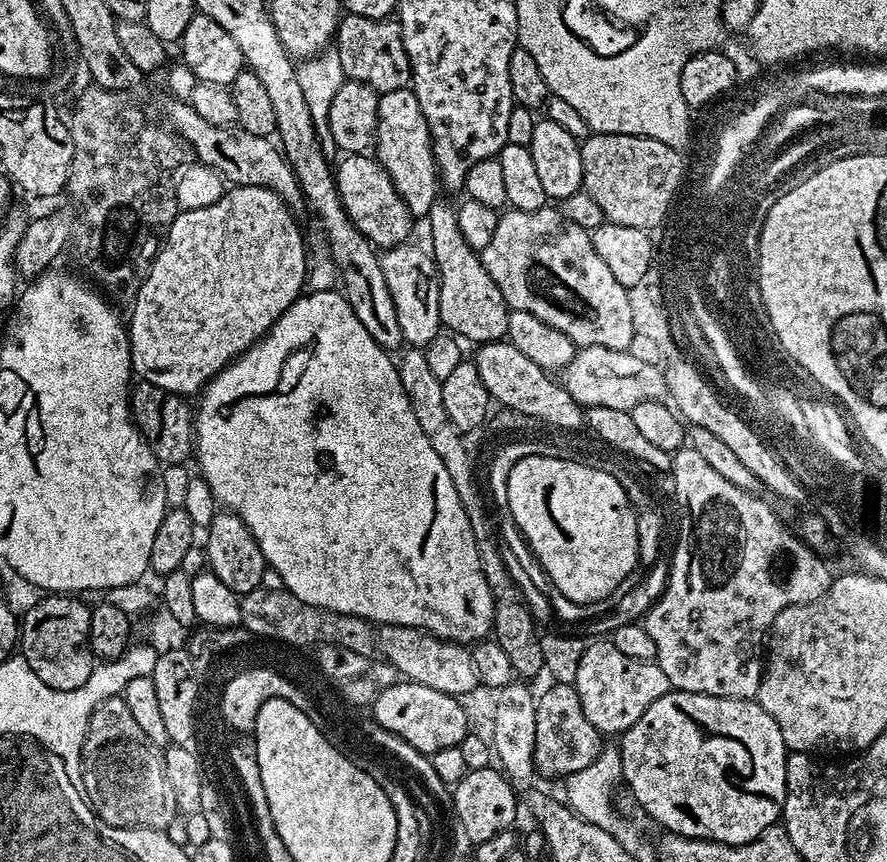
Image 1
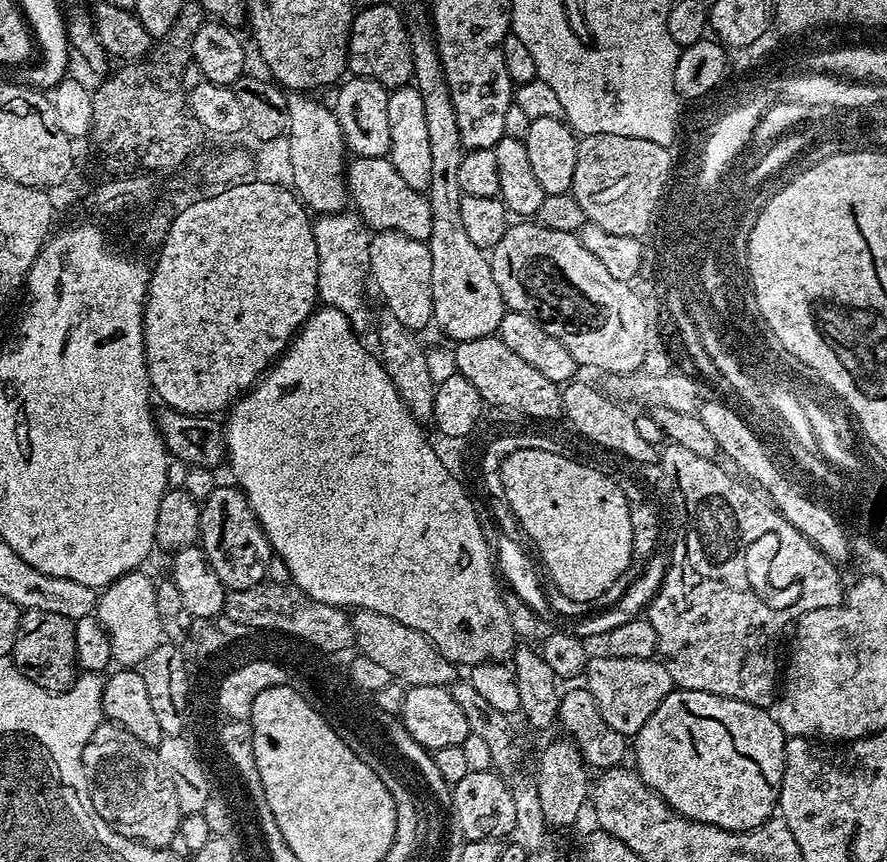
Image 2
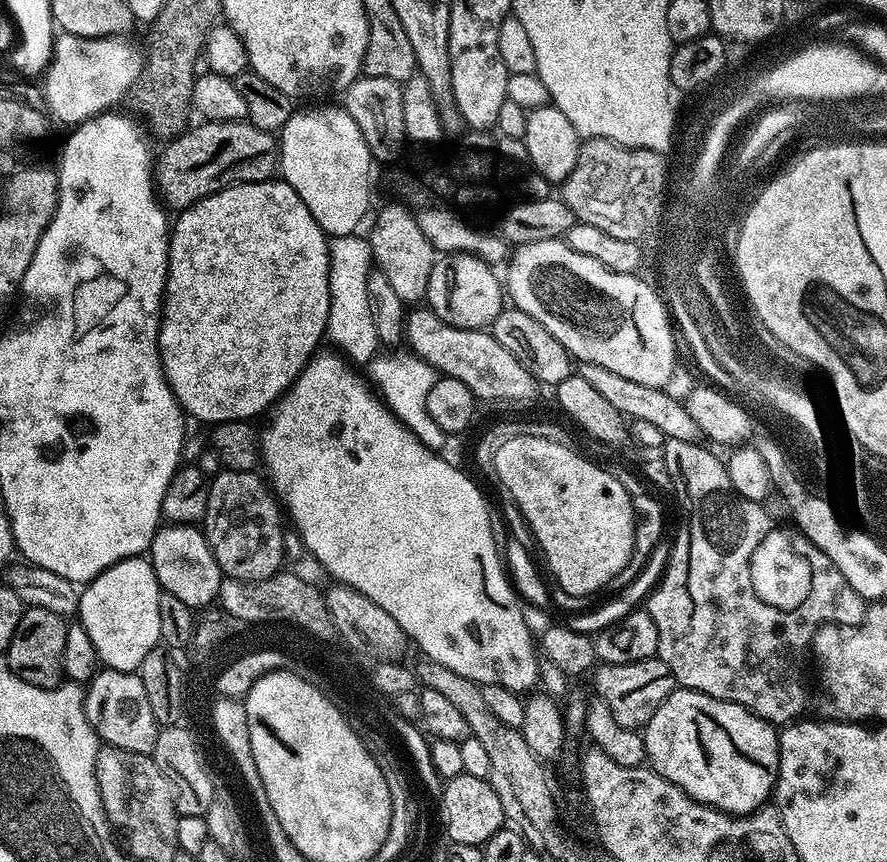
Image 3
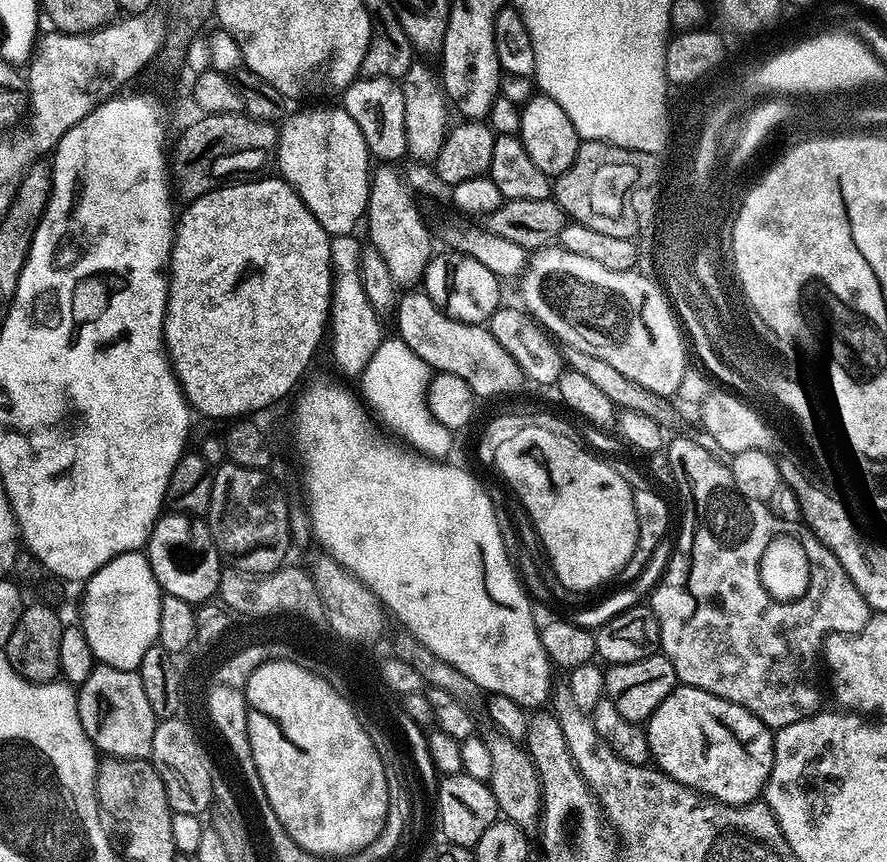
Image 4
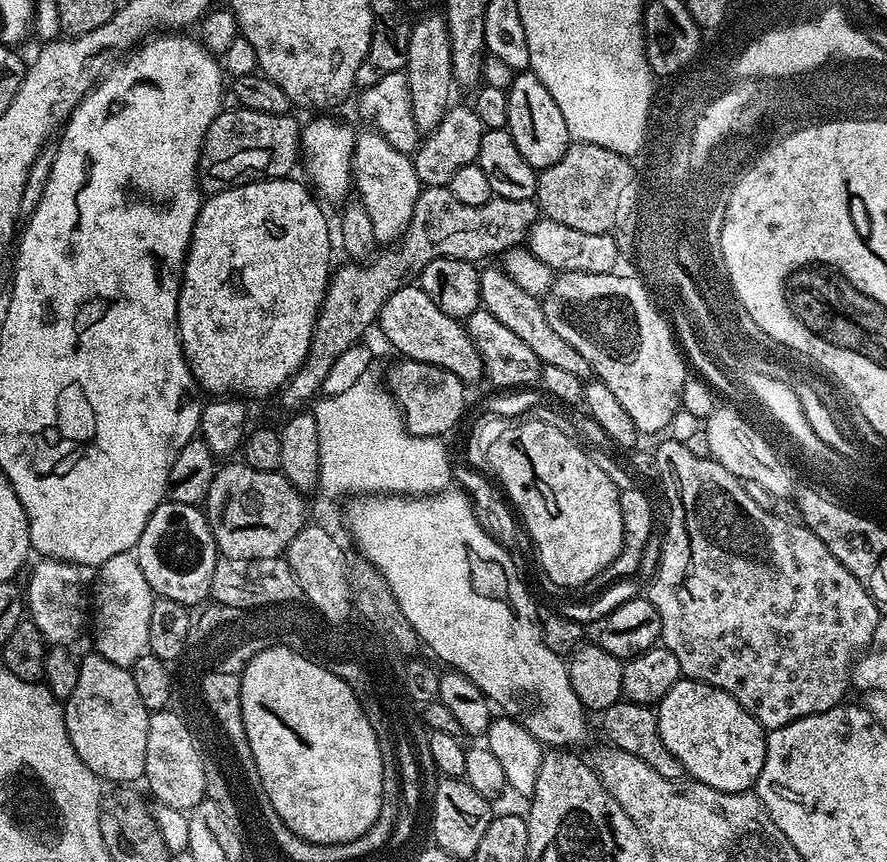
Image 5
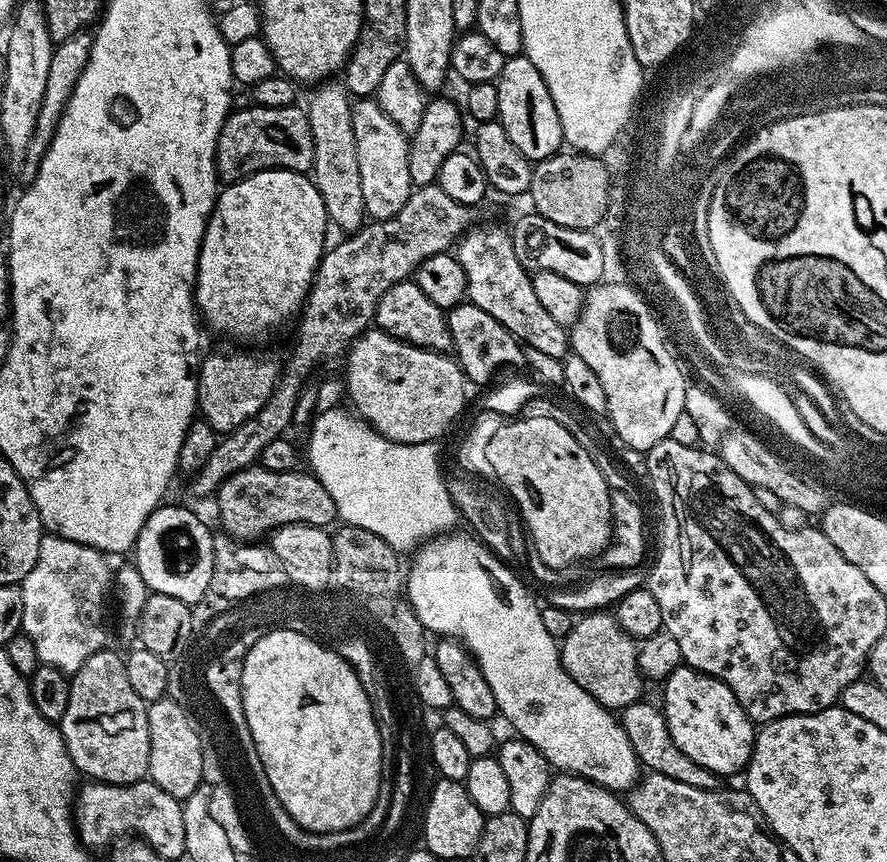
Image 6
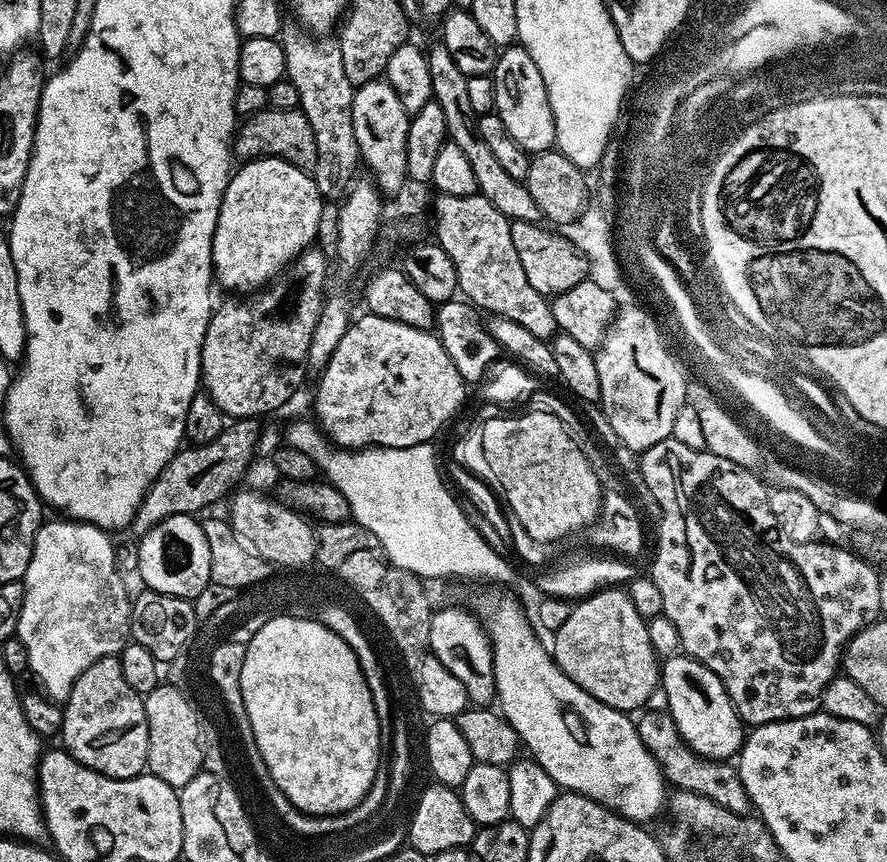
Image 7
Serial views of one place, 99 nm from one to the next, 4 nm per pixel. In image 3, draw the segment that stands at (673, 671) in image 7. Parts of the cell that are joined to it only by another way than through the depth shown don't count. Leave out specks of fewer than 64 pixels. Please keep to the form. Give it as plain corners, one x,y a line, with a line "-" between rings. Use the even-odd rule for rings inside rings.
677,687
642,729
644,755
652,771
674,782
700,804
747,816
769,803
780,769
777,729
734,702

